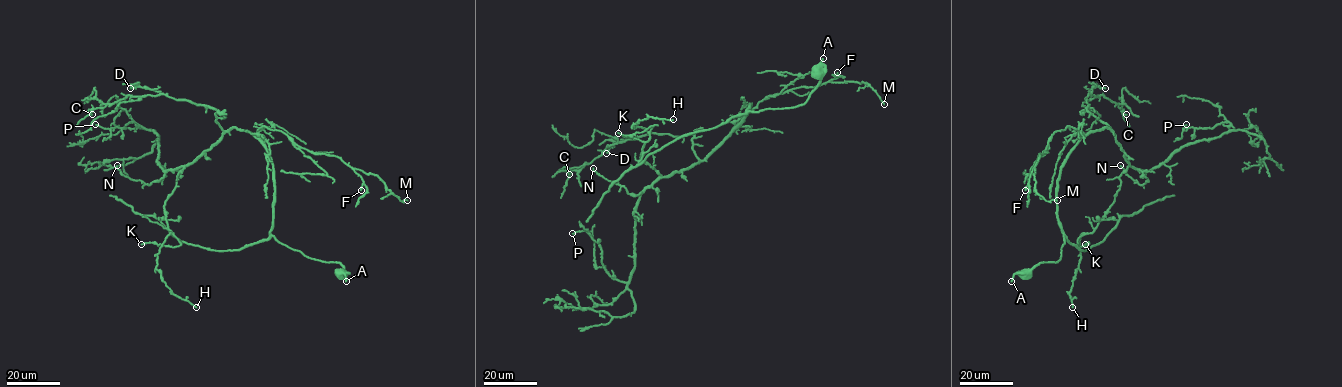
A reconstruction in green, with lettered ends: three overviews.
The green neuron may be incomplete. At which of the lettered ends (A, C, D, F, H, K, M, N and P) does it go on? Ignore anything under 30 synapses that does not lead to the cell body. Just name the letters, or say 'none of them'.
none of them

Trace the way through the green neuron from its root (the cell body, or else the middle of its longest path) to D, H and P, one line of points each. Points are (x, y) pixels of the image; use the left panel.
D: (341, 274), (339, 262), (306, 257), (270, 232), (274, 170), (257, 137), (223, 130), (215, 109), (130, 88)
H: (341, 274), (270, 232), (271, 159), (231, 128), (178, 174), (164, 206), (173, 233), (156, 268), (196, 307)
P: (341, 274), (270, 232), (273, 165), (249, 132), (231, 128), (164, 170), (152, 130), (95, 124)

